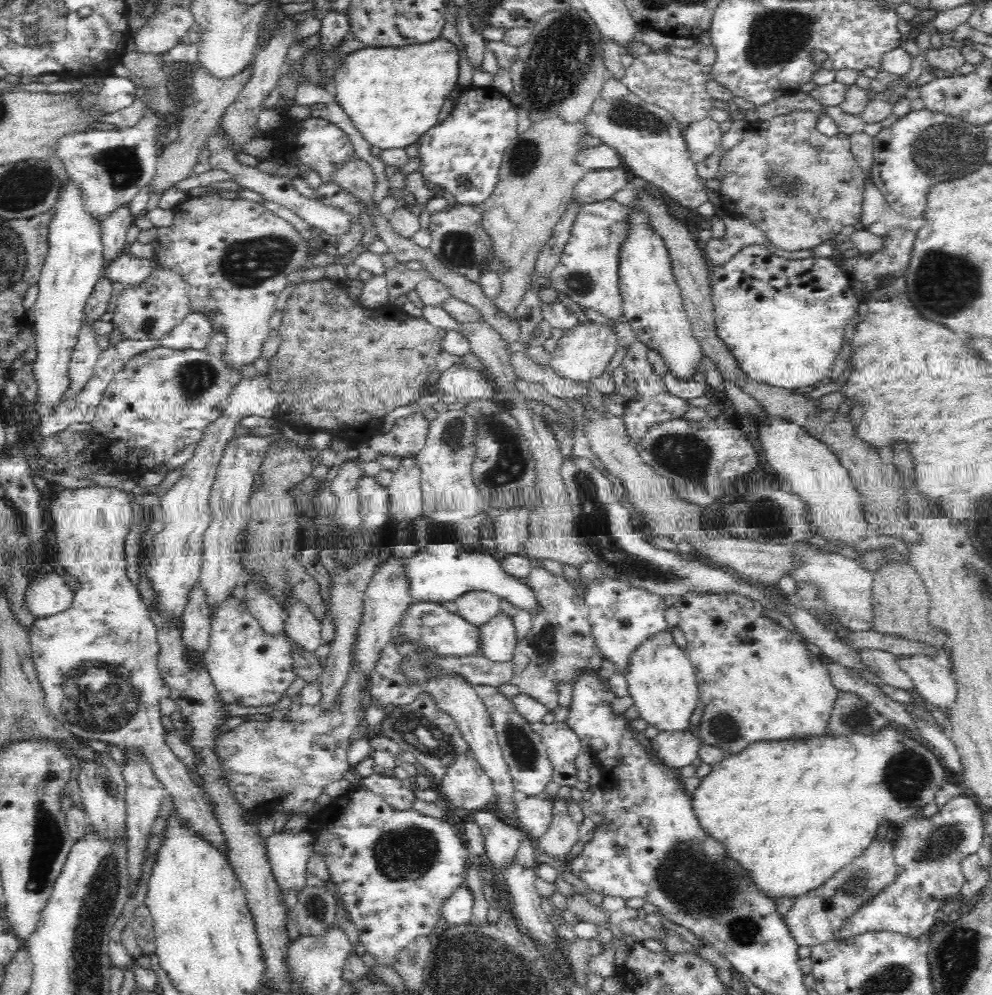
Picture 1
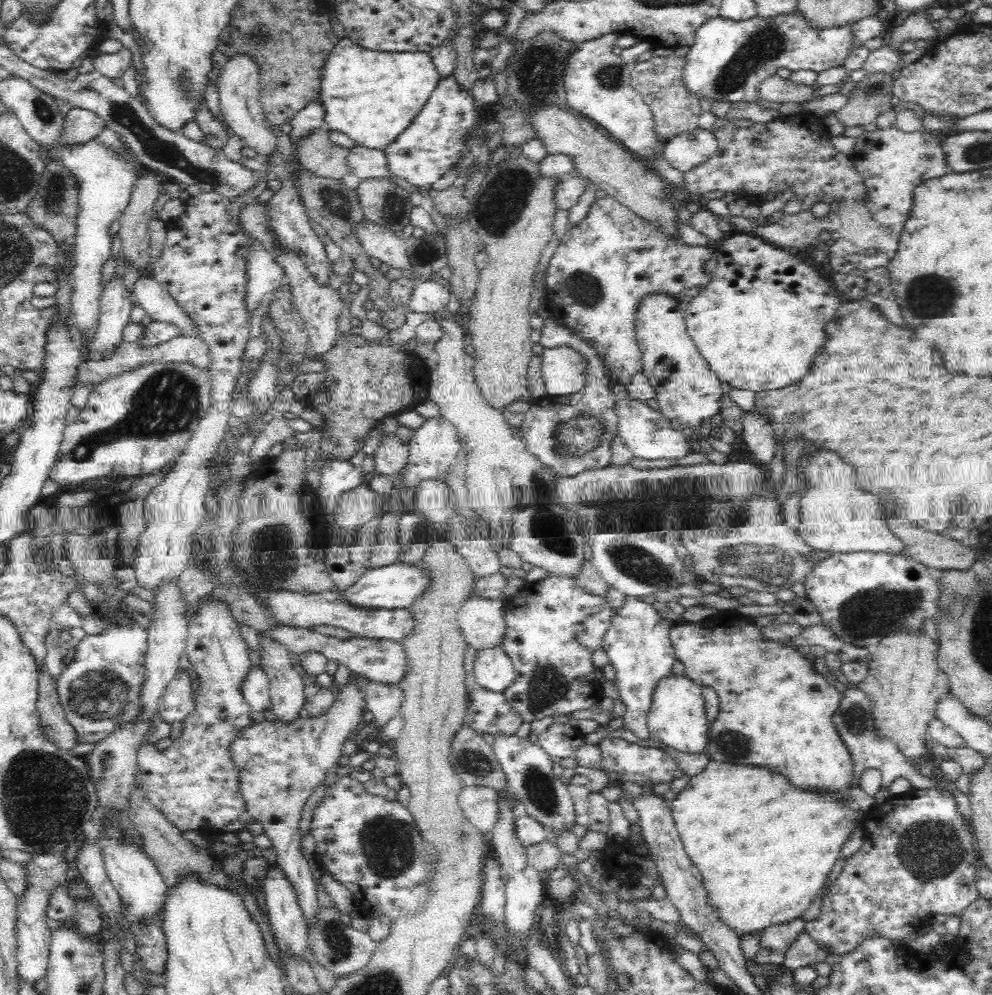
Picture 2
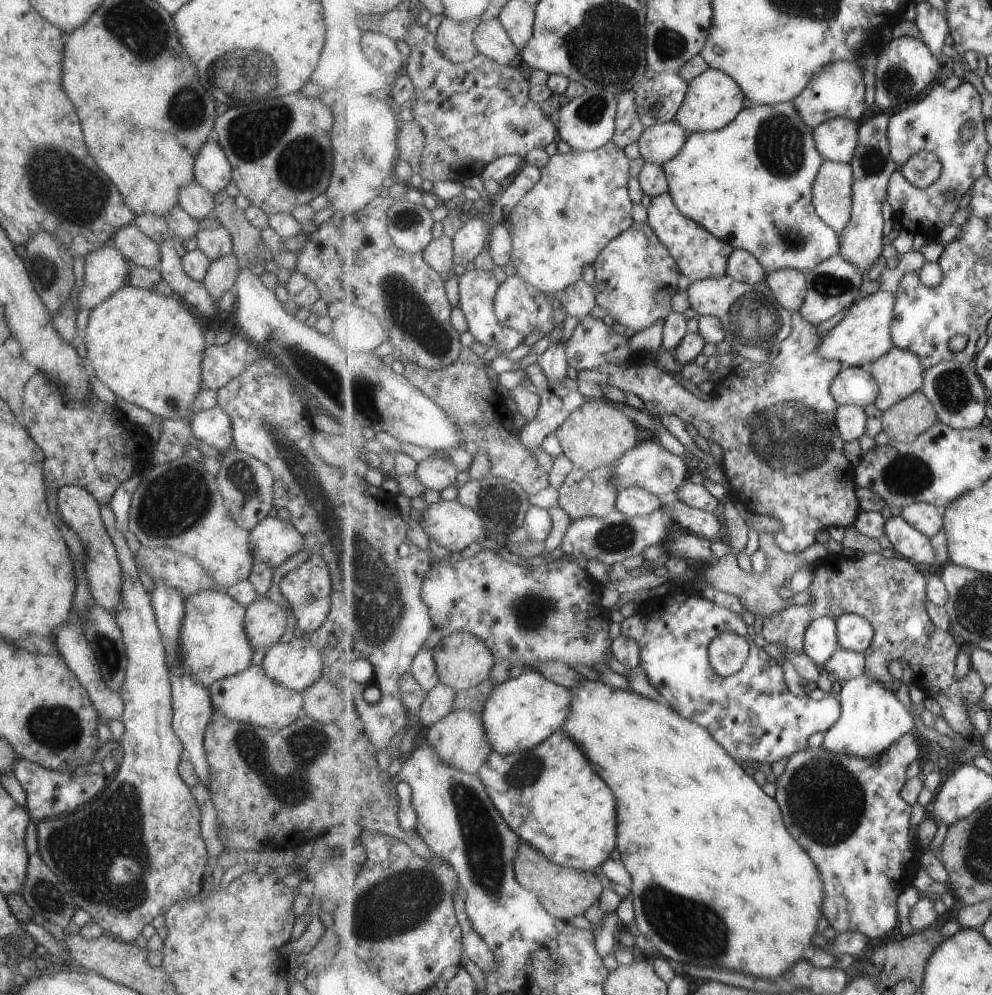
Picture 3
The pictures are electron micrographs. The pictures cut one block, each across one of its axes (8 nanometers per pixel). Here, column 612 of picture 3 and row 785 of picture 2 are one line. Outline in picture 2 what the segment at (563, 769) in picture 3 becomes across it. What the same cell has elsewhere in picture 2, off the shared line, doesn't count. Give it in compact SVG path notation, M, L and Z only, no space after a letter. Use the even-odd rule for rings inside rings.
M724 610L716 616L712 616L707 620L698 623L674 624L669 630L670 643L676 660L680 660L685 666L685 676L690 678L696 685L710 686L719 698L719 713L717 719L710 724L709 741L707 744L706 754L711 761L718 763L727 763L732 765L746 765L765 768L770 772L783 776L790 785L796 790L802 792L811 792L818 796L829 796L833 798L837 804L842 807L848 807L852 802L852 788L854 785L854 760L849 749L842 741L838 734L837 728L834 726L832 716L838 710L843 694L838 692L834 686L830 686L827 680L821 676L815 669L814 665L804 658L799 652L784 647L784 644L765 640L761 636L761 630L753 626L754 619L741 615L736 611Z

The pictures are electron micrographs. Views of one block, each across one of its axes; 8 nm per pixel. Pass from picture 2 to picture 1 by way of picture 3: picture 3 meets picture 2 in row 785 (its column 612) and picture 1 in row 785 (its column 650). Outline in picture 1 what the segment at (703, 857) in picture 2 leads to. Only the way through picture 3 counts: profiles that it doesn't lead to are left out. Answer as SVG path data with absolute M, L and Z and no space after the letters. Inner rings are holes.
M889 725L878 733L862 736L854 734L848 738L837 736L820 736L812 740L784 740L774 744L750 744L744 752L738 755L725 757L722 762L711 766L711 771L701 780L700 785L691 797L691 807L698 819L699 827L712 836L718 844L724 846L726 856L734 860L752 880L759 892L770 901L777 902L782 898L800 899L808 895L810 891L820 888L826 880L830 880L840 868L850 864L857 856L860 856L870 841L876 836L876 830L881 822L891 823L891 827L901 825L902 821L910 817L921 816L923 808L934 801L936 792L946 784L946 772L938 758L932 754L923 744L910 738L899 731L898 727Z

